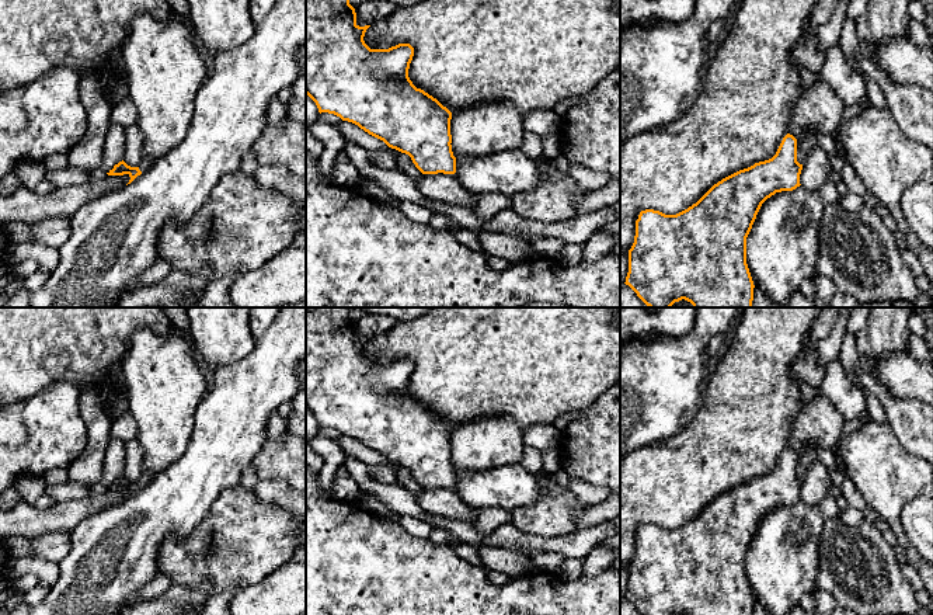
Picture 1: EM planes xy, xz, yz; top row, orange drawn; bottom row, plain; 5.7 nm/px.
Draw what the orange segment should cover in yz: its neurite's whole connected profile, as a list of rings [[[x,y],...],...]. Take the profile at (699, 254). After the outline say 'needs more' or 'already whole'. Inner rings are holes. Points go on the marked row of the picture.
[[[787,133],[772,159],[723,178],[687,209],[676,215],[641,211],[624,284],[648,308],[671,308],[682,299],[693,308],[752,308],[755,285],[746,264],[746,237],[767,198],[801,185],[801,170],[797,139]]] | already whole

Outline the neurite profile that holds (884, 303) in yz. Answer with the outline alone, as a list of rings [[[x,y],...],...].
[[[881,300],[881,302],[868,302],[868,303],[859,303],[859,308],[918,308],[916,303],[906,302],[906,300]]]

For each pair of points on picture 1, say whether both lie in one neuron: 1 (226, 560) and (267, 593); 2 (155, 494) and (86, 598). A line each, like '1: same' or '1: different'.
1: different
2: same

